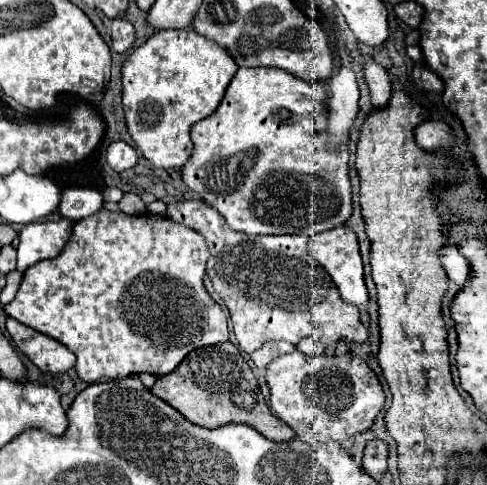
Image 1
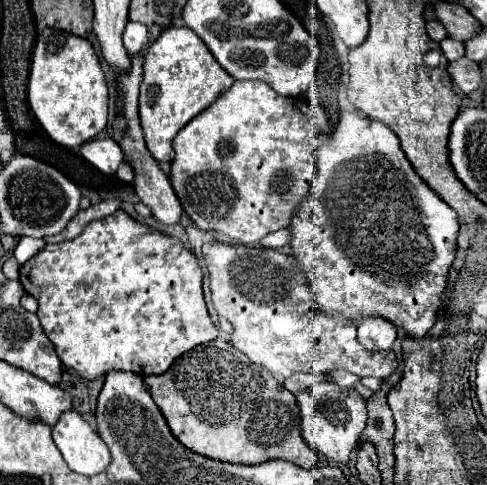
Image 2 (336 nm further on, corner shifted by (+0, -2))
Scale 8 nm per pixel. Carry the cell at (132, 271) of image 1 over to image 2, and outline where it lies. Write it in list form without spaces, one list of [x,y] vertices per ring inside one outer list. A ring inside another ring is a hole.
[[[116,210],[114,214],[110,214],[110,216],[102,218],[102,220],[90,222],[84,228],[84,232],[78,238],[74,238],[74,240],[68,240],[68,242],[62,242],[62,244],[48,244],[42,252],[38,252],[34,258],[30,258],[20,268],[20,282],[22,282],[24,290],[38,300],[40,324],[42,324],[46,336],[50,338],[50,342],[54,344],[54,348],[58,352],[58,358],[62,360],[62,364],[66,368],[74,368],[86,380],[94,380],[98,376],[104,376],[110,370],[130,370],[130,372],[140,374],[140,376],[162,374],[184,352],[192,350],[198,344],[206,344],[206,342],[216,340],[218,328],[210,320],[208,310],[206,310],[206,302],[204,302],[204,294],[202,294],[202,278],[204,278],[204,274],[202,274],[202,268],[200,268],[196,256],[178,238],[164,236],[160,232],[150,230],[148,226],[132,220],[124,210]]]

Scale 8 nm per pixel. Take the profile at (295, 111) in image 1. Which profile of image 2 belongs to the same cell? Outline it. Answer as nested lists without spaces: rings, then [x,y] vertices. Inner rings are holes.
[[[236,80],[232,84],[230,90],[226,90],[210,108],[206,108],[204,112],[200,112],[200,116],[192,118],[174,138],[172,146],[174,146],[174,160],[170,164],[170,184],[184,208],[184,212],[190,216],[190,220],[200,228],[200,230],[208,230],[208,232],[216,232],[216,234],[224,234],[224,236],[230,236],[232,240],[240,242],[240,244],[256,244],[260,238],[264,238],[266,234],[270,232],[276,232],[276,230],[282,230],[282,228],[288,228],[290,224],[290,218],[292,214],[298,210],[298,206],[302,204],[302,200],[306,198],[308,190],[310,190],[310,184],[314,180],[314,174],[316,174],[316,158],[314,158],[314,152],[322,146],[322,144],[328,144],[330,140],[330,134],[334,127],[328,122],[328,116],[324,112],[324,108],[320,106],[314,106],[310,102],[304,102],[304,100],[298,100],[298,98],[286,98],[286,96],[280,96],[276,94],[268,84],[264,82],[248,82],[248,80]]]

